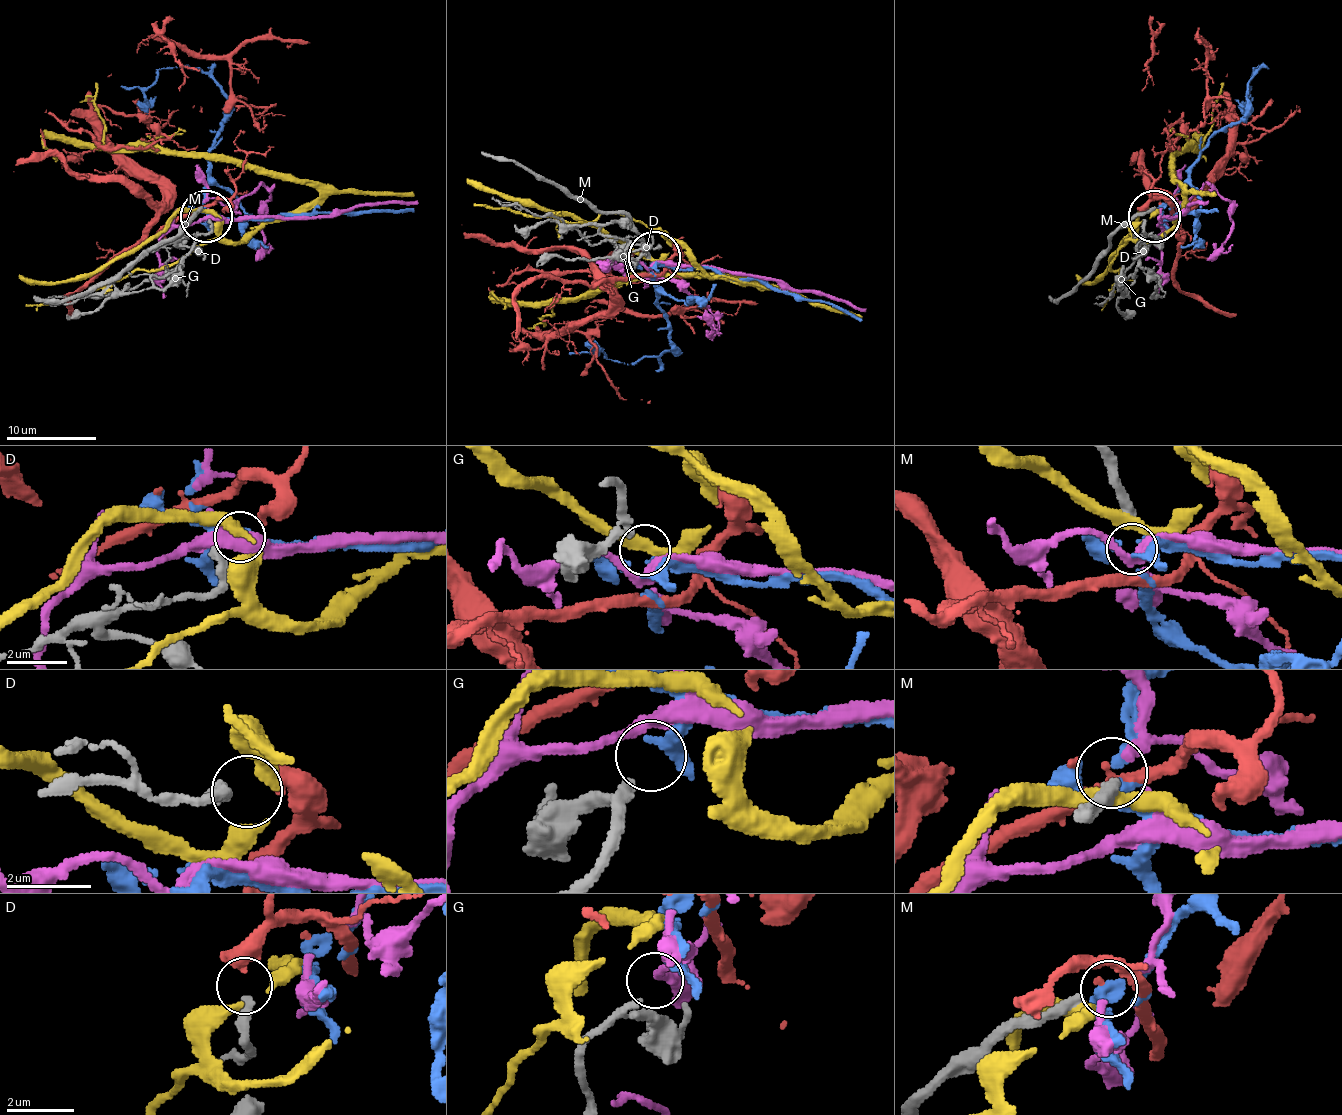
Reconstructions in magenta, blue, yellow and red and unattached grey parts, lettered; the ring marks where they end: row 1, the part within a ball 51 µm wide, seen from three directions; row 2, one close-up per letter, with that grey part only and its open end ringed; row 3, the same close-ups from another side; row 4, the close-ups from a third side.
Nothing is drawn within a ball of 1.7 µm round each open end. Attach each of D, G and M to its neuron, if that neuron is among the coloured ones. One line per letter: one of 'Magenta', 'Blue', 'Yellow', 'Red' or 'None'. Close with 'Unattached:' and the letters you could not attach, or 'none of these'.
D: Red
G: Blue
M: None
Unattached: M

